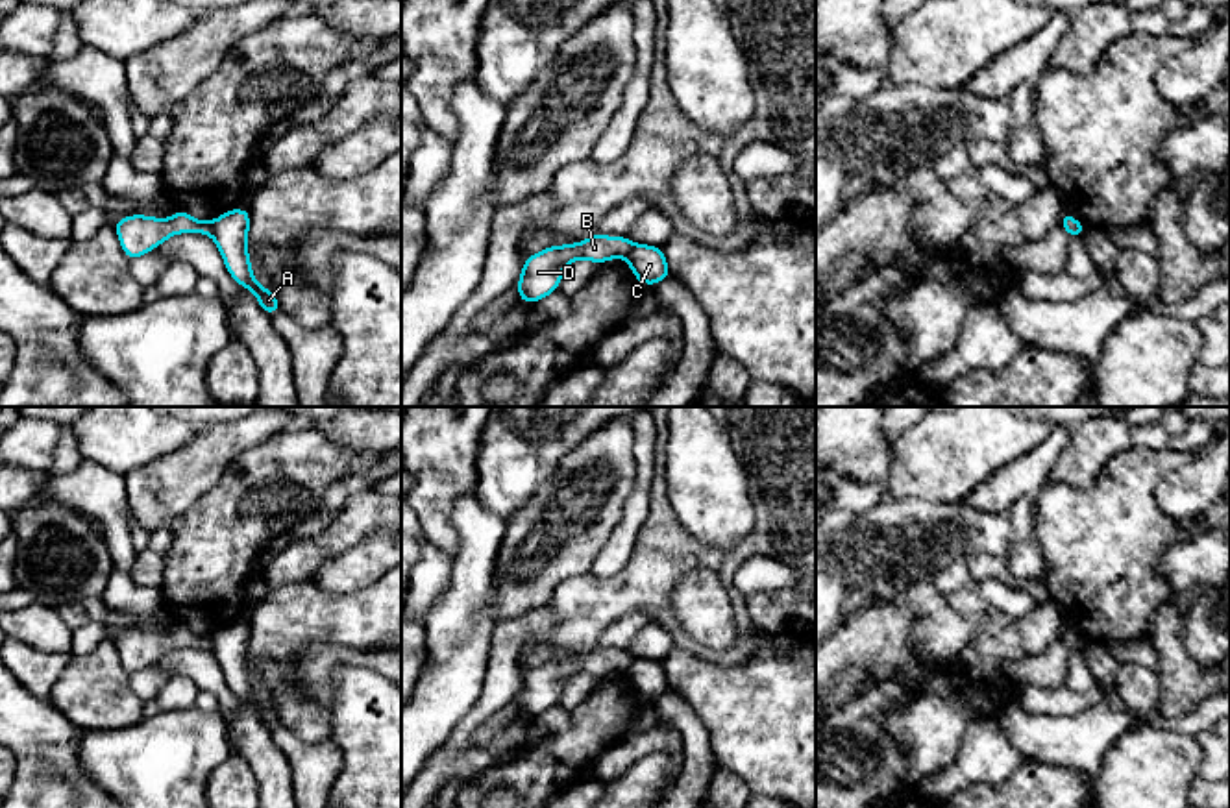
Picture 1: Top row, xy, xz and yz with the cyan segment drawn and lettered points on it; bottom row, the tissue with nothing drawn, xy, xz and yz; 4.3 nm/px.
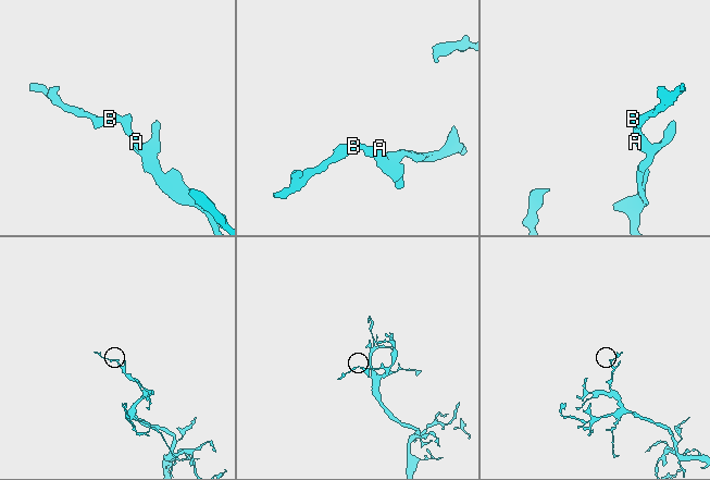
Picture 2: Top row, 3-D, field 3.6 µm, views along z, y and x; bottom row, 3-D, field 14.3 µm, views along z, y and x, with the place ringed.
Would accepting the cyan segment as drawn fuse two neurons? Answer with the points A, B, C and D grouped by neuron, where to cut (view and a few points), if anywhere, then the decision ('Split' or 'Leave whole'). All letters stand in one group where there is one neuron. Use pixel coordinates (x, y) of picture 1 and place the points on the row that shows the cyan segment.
Groups: A C / B D. Split along xy (209, 222), (211, 233). Split

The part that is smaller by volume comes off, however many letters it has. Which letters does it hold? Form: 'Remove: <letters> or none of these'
Remove: B, D

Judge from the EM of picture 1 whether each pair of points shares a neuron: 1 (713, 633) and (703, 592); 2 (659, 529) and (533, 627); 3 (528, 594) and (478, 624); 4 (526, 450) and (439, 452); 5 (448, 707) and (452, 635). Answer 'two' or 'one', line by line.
1: one
2: two
3: two
4: two
5: one

